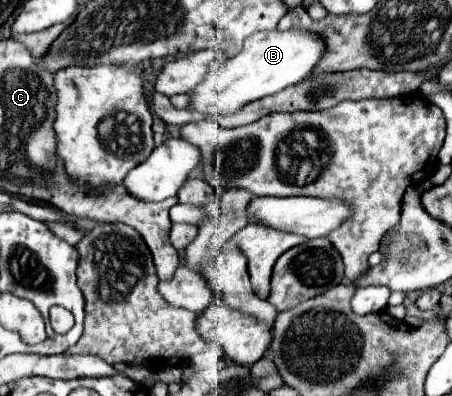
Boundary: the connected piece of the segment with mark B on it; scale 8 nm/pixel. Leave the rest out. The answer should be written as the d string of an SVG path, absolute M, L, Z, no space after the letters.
M273 30L257 32L245 40L243 50L227 60L211 64L203 84L197 84L189 94L189 110L209 116L229 116L245 104L271 96L287 86L303 82L325 52L323 40L311 30Z

